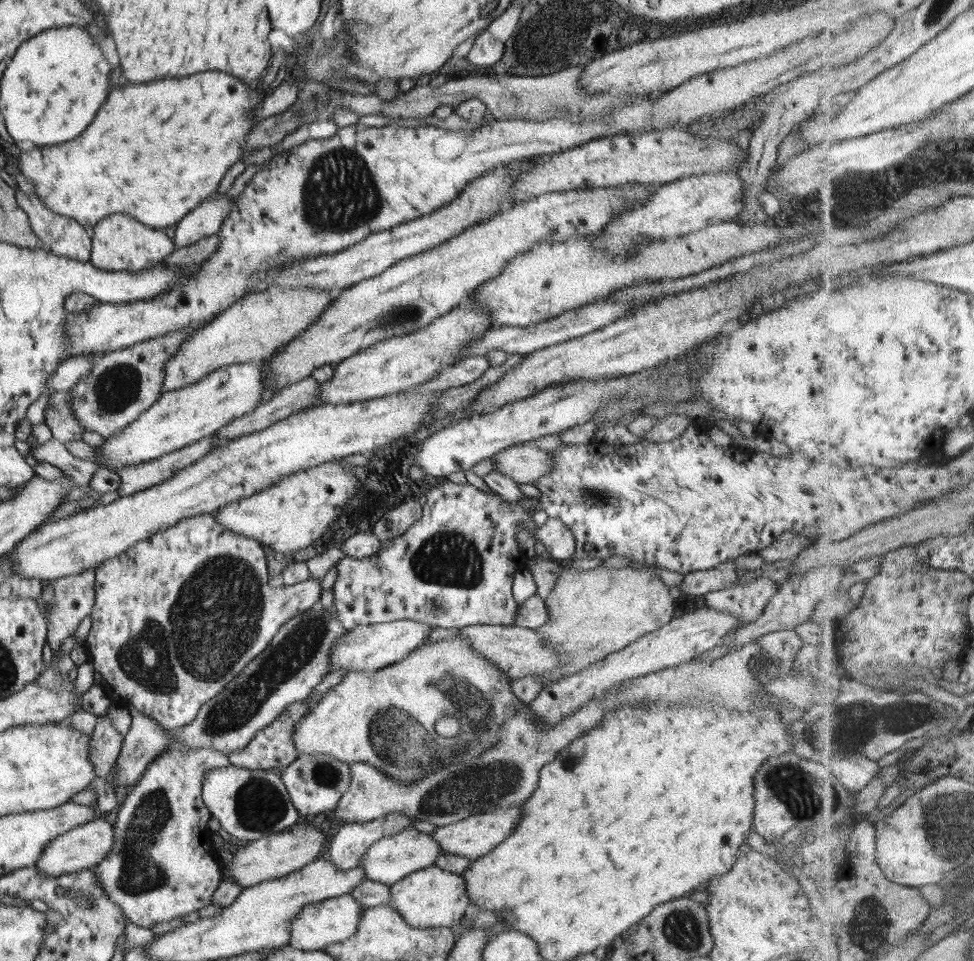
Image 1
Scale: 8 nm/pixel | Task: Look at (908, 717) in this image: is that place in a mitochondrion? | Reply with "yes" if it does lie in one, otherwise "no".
yes

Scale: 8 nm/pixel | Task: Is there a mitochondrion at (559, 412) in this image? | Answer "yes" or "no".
no

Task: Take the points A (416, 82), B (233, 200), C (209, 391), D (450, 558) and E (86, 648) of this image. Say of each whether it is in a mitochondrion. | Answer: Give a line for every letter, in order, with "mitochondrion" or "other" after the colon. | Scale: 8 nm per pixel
A: other
B: other
C: other
D: mitochondrion
E: other

